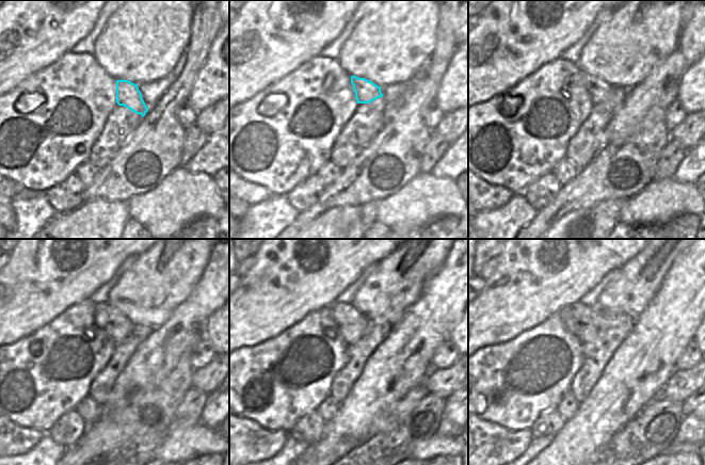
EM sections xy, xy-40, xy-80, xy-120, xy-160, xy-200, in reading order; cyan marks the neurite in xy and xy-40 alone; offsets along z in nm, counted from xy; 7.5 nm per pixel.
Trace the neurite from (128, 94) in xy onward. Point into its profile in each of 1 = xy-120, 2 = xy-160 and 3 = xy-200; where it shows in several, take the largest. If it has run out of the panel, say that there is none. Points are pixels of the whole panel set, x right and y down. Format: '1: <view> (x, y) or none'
1: xy-120 (112, 321)
2: xy-160 (351, 323)
3: xy-200 (581, 320)

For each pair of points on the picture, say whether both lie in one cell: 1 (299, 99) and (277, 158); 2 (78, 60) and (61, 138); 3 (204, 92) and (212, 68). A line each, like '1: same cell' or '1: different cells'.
1: same cell
2: same cell
3: same cell

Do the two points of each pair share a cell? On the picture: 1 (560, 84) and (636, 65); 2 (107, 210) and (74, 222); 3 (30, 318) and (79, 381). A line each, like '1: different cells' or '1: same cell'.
1: different cells
2: same cell
3: different cells

